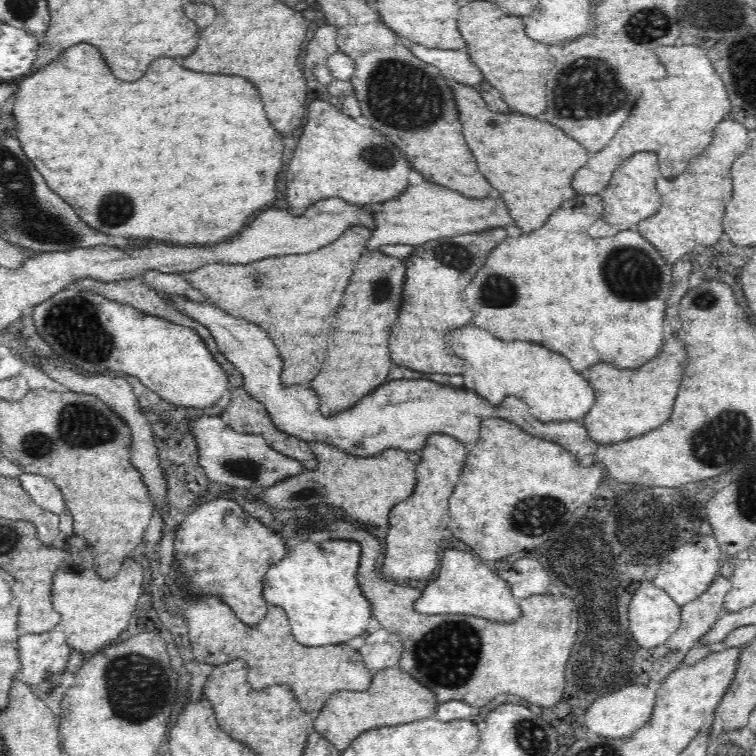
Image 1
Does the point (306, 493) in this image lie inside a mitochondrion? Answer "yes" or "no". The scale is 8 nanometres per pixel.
yes

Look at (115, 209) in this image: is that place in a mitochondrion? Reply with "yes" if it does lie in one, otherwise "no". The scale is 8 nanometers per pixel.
yes

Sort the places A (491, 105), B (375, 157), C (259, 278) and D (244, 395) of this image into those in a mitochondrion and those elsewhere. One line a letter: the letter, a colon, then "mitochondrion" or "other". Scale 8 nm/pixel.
A: other
B: mitochondrion
C: mitochondrion
D: other

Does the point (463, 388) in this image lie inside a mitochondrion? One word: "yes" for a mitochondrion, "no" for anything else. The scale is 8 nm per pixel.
no

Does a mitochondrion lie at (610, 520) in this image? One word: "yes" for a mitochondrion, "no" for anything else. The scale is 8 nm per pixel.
yes

